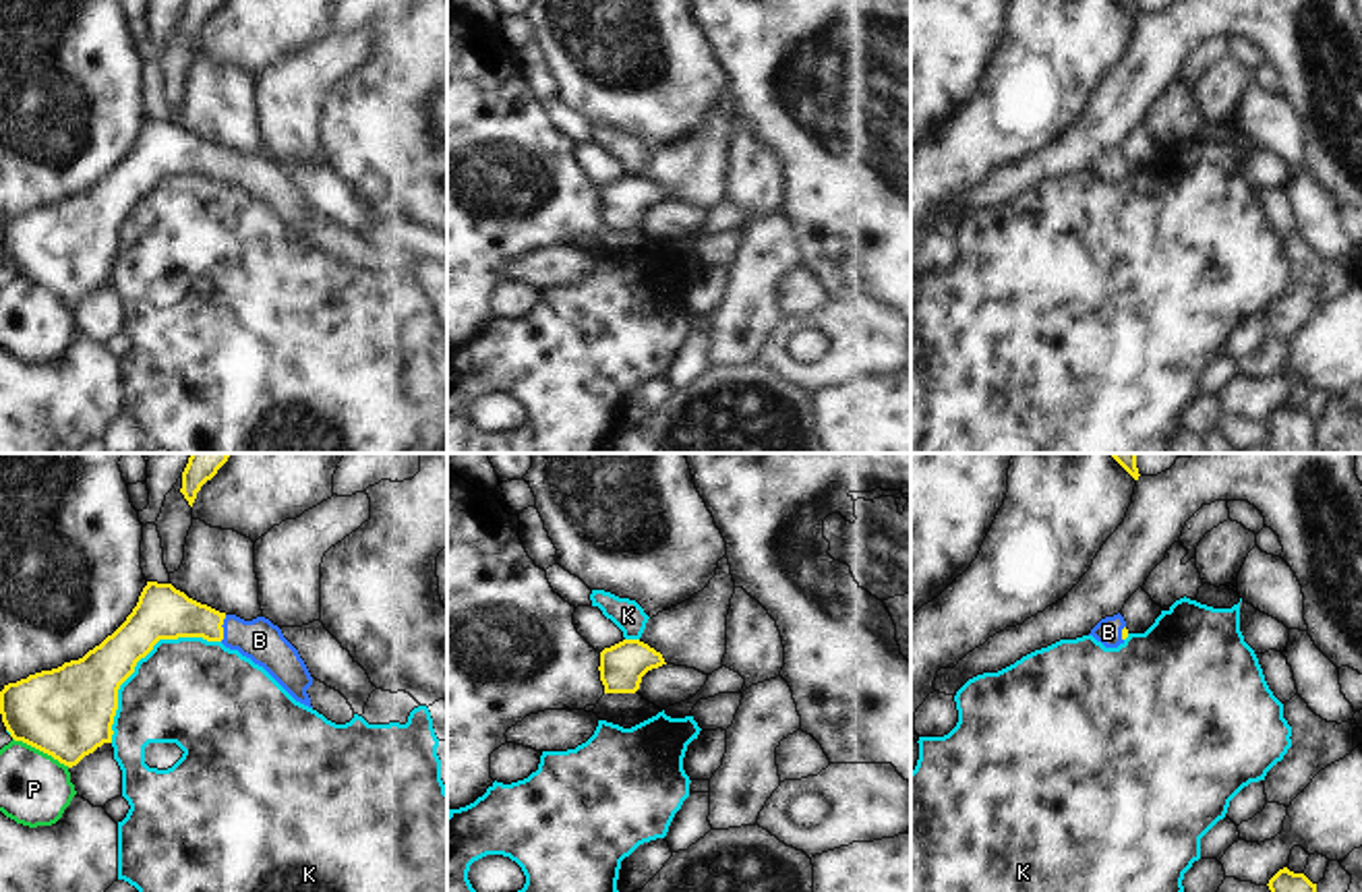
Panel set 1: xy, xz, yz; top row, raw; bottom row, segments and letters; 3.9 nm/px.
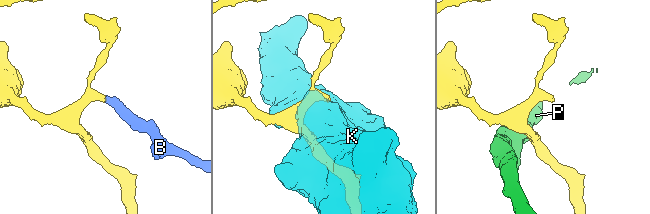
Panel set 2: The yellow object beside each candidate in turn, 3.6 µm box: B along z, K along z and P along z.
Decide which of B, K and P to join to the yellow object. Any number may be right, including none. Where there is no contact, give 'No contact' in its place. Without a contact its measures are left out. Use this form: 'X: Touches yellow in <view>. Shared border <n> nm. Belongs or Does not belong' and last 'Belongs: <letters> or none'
B: Touches yellow in xy. Shared border 110 nm. Belongs
K: Touches yellow in xy. Shared border 600 nm. Does not belong
P: Touches yellow in xy. Shared border 260 nm. Does not belong
Belongs: B

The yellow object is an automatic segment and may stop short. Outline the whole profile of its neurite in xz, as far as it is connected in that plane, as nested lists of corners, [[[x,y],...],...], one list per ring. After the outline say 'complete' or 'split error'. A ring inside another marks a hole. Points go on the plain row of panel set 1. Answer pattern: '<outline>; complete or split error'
[[[623,176],[600,188],[600,217],[604,230],[635,230],[642,213],[667,201],[662,190],[640,176]]]; complete

